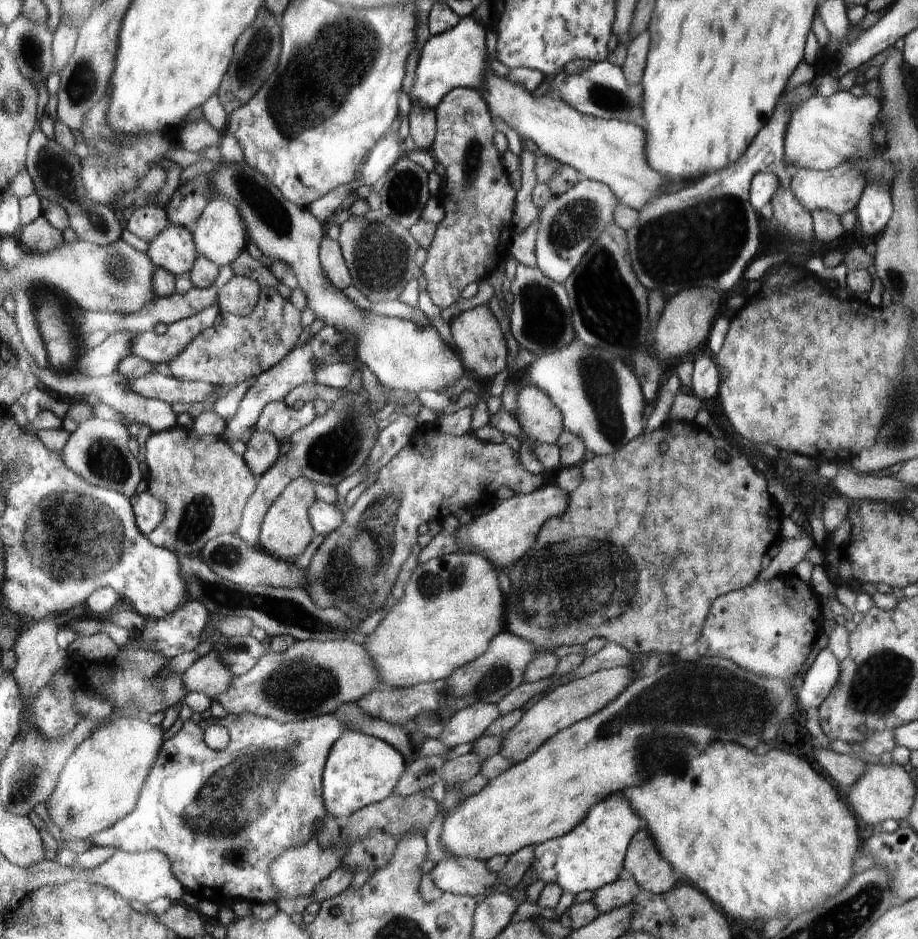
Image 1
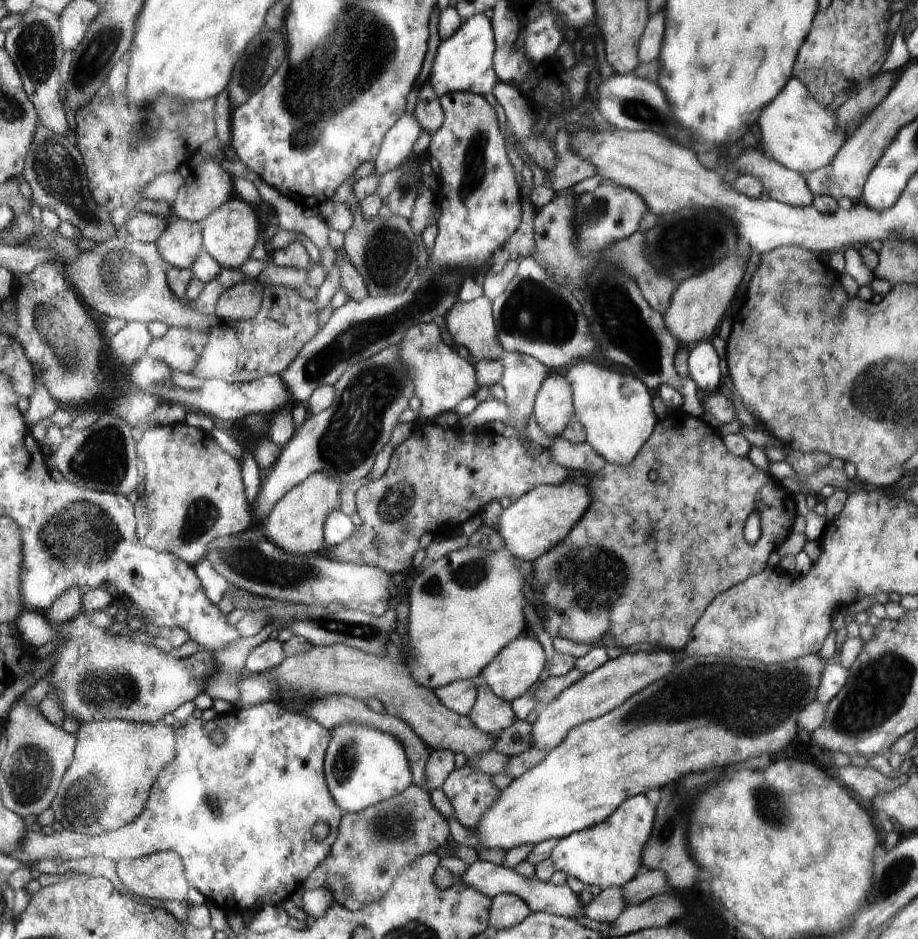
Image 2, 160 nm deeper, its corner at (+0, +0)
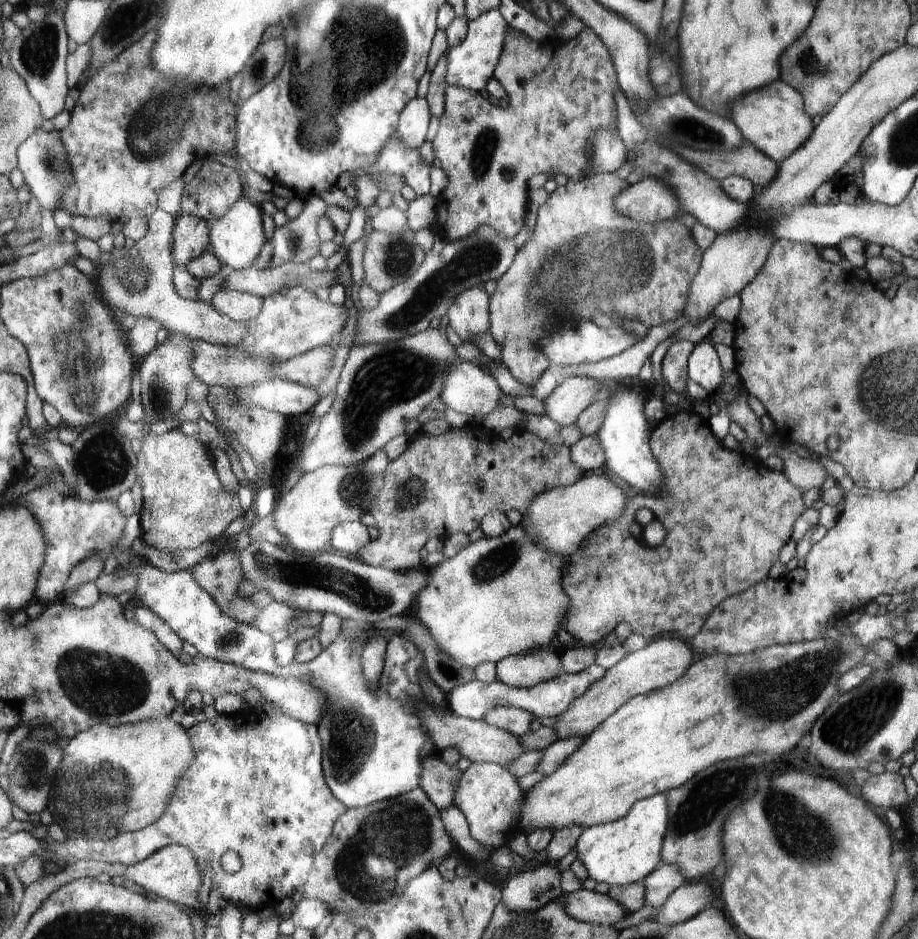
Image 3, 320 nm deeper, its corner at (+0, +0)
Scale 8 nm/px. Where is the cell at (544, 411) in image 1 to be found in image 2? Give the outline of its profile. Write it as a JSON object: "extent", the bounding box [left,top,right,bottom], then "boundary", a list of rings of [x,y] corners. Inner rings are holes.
{"extent":[532,375,576,438],"boundary":[[[564,375],[548,376],[537,394],[532,414],[547,435],[558,438],[563,434],[576,414],[573,390]]]}

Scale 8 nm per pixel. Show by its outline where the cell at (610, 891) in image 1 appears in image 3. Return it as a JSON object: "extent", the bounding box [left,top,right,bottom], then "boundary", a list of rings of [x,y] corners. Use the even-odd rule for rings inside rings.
{"extent":[641,864,687,909],"boundary":[[[660,864],[641,882],[645,888],[645,904],[650,904],[655,909],[662,907],[669,894],[686,882],[687,878],[675,864]]]}

